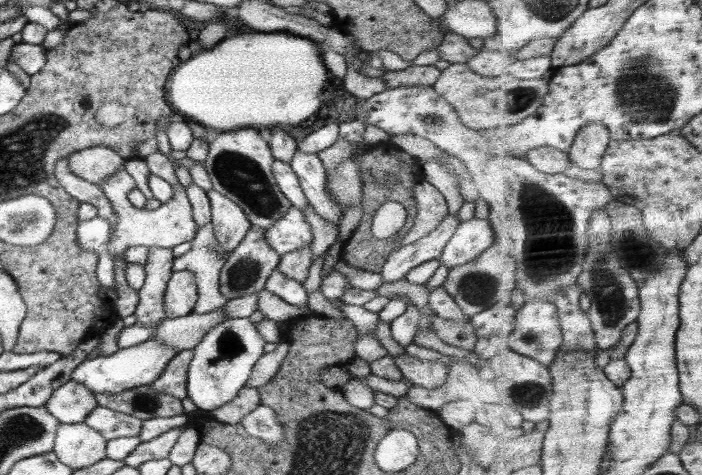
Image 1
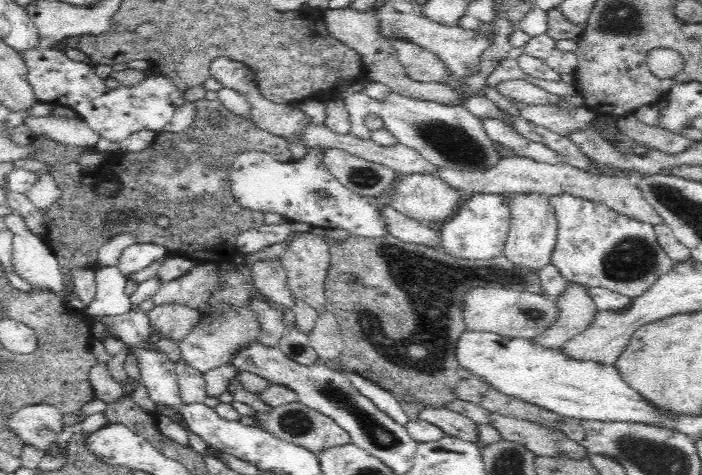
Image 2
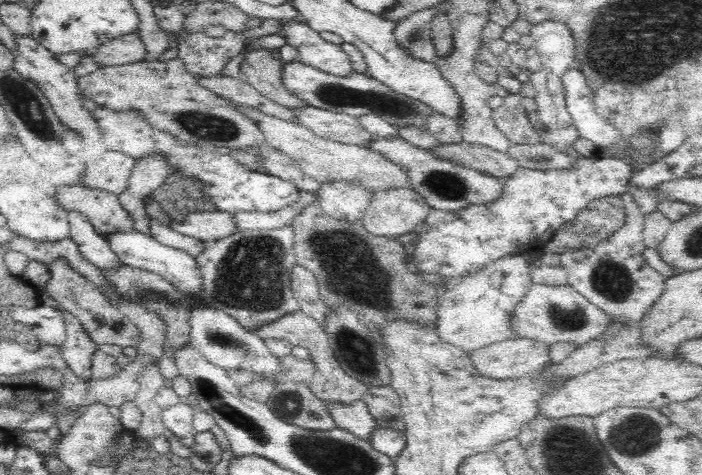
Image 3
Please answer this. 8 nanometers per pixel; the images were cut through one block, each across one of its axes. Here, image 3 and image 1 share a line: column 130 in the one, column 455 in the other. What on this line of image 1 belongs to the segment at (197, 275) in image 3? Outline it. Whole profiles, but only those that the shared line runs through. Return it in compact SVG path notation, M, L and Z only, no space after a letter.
M471 215L462 218L450 241L446 243L439 261L448 268L460 266L483 254L493 246L494 231L488 219Z

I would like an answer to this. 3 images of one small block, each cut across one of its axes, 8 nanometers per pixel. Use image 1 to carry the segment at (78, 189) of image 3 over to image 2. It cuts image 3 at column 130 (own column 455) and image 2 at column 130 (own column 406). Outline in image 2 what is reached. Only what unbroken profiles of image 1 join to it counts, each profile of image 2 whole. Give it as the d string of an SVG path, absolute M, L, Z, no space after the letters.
M134 243L127 246L120 255L118 268L122 274L132 274L146 268L156 260L162 260L166 256L166 247L154 243L138 244Z

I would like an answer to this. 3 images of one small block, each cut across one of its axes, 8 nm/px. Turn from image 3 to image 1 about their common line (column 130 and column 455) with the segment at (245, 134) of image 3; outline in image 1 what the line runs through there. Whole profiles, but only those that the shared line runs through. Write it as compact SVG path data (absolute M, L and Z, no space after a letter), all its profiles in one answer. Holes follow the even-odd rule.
M450 63L441 71L433 89L451 104L464 126L476 131L510 128L524 122L539 112L552 90L549 76L537 80L523 80L511 73L503 73L500 76L482 76L476 74L466 63ZM494 82L514 82L514 84L512 84L512 90L494 90Z

